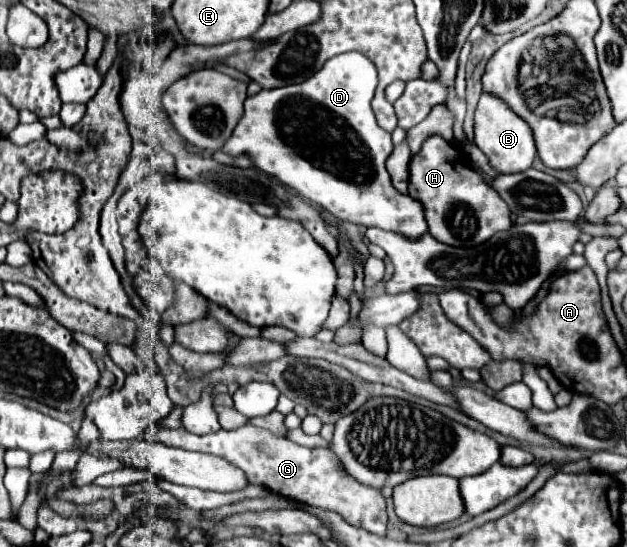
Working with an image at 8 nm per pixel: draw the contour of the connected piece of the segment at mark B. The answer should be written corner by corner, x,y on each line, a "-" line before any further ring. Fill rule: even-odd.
486,93
480,97
474,115
474,143
488,157
490,165
498,173
522,173
530,169
536,157
532,131
526,125
526,121
522,121
516,113
512,113
504,101
498,101
496,97
490,97

